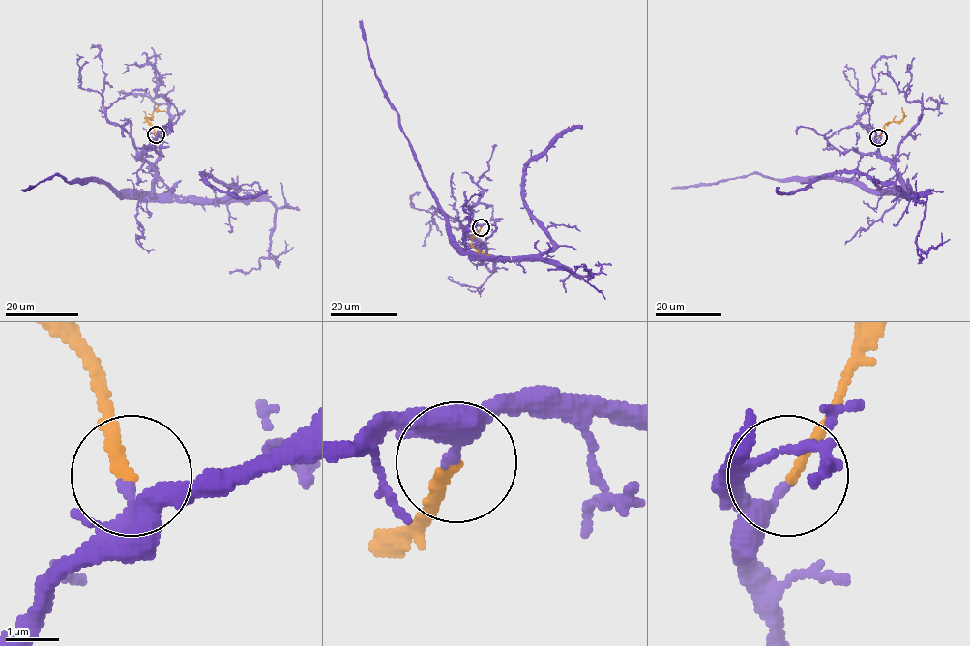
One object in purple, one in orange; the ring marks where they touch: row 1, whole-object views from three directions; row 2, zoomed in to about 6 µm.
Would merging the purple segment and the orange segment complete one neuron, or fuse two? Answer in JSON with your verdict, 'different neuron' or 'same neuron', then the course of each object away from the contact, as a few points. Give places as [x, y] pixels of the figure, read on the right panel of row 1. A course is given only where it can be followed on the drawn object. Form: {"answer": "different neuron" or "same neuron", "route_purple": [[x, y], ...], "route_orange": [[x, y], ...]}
{"answer": "same neuron", "route_purple": [[878, 137], [877, 154], [896, 171], [905, 190], [867, 190], [834, 179], [772, 179], [758, 173], [670, 188]], "route_orange": [[878, 137], [887, 123], [899, 121], [905, 115]]}

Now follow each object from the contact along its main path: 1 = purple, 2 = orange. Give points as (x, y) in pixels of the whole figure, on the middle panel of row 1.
1: (481, 227), (468, 226), (481, 247), (475, 255), (467, 254), (450, 233), (447, 216), (375, 73), (361, 19)
2: (481, 227), (473, 236), (471, 244), (480, 252), (490, 254)

